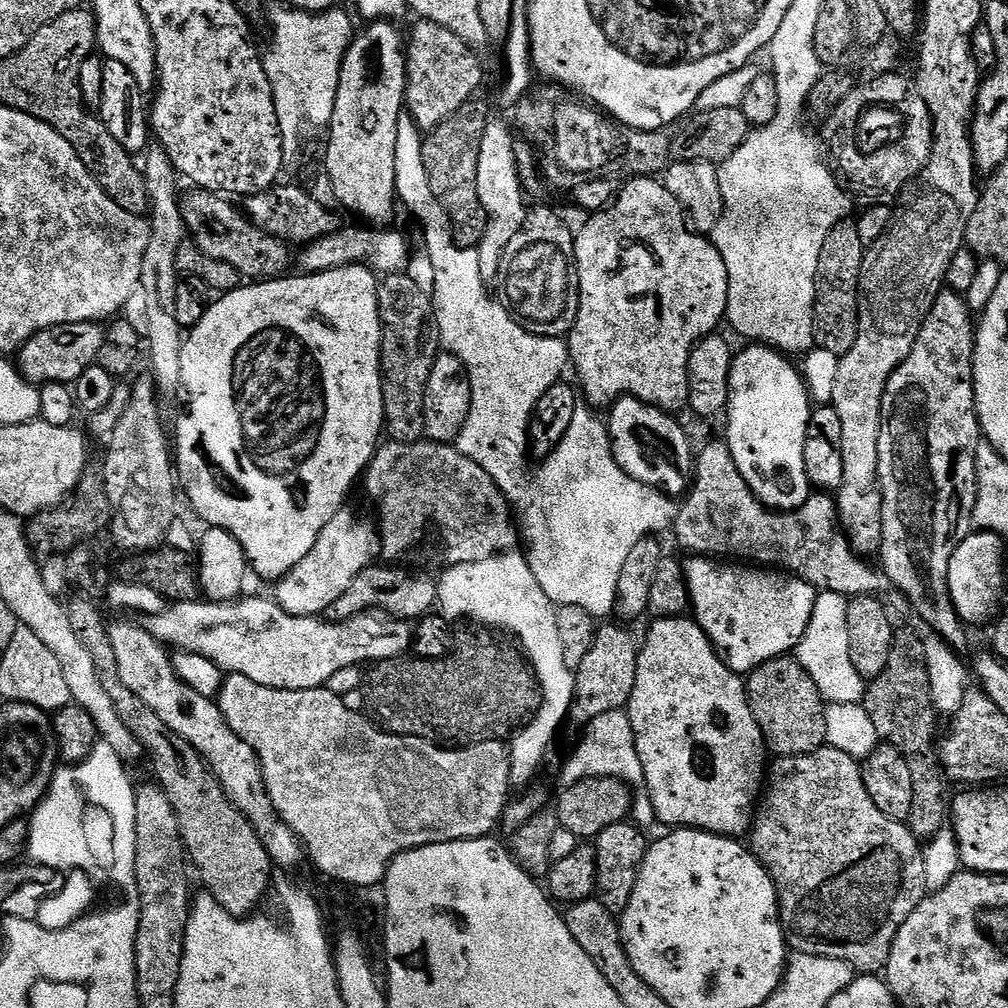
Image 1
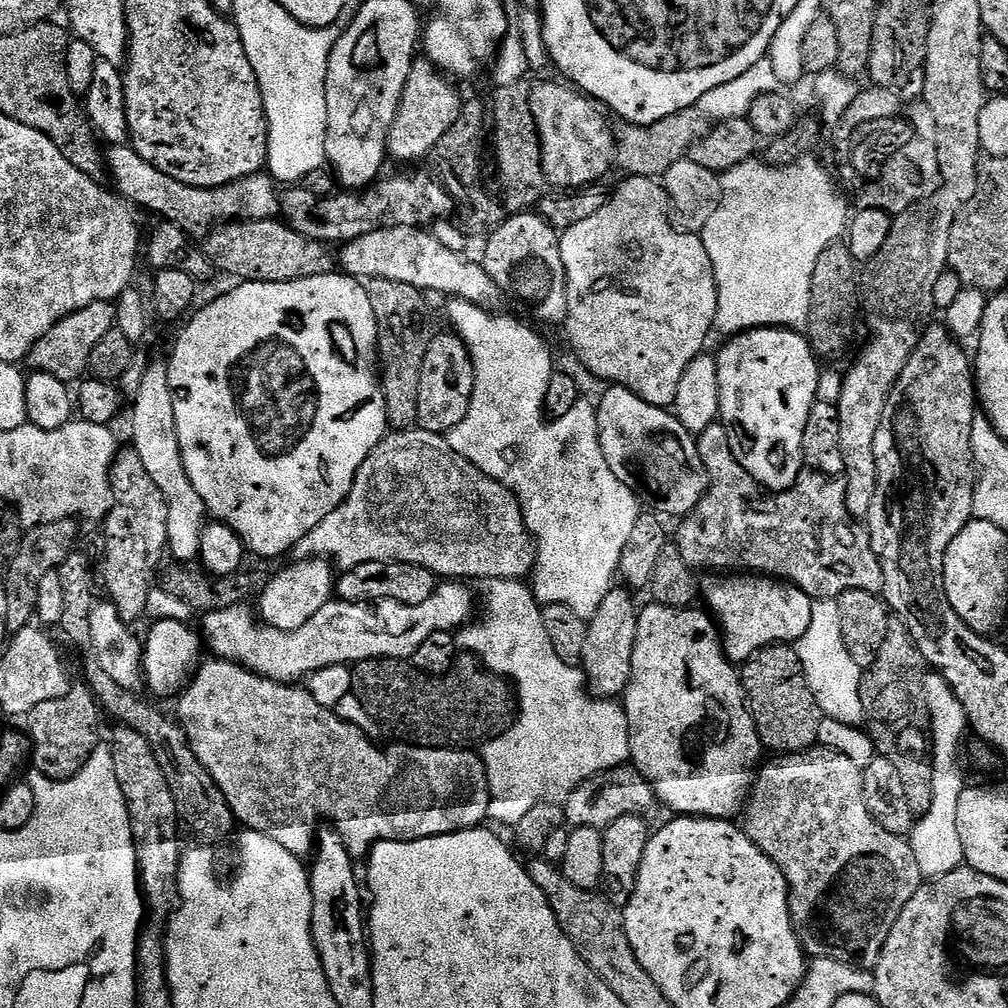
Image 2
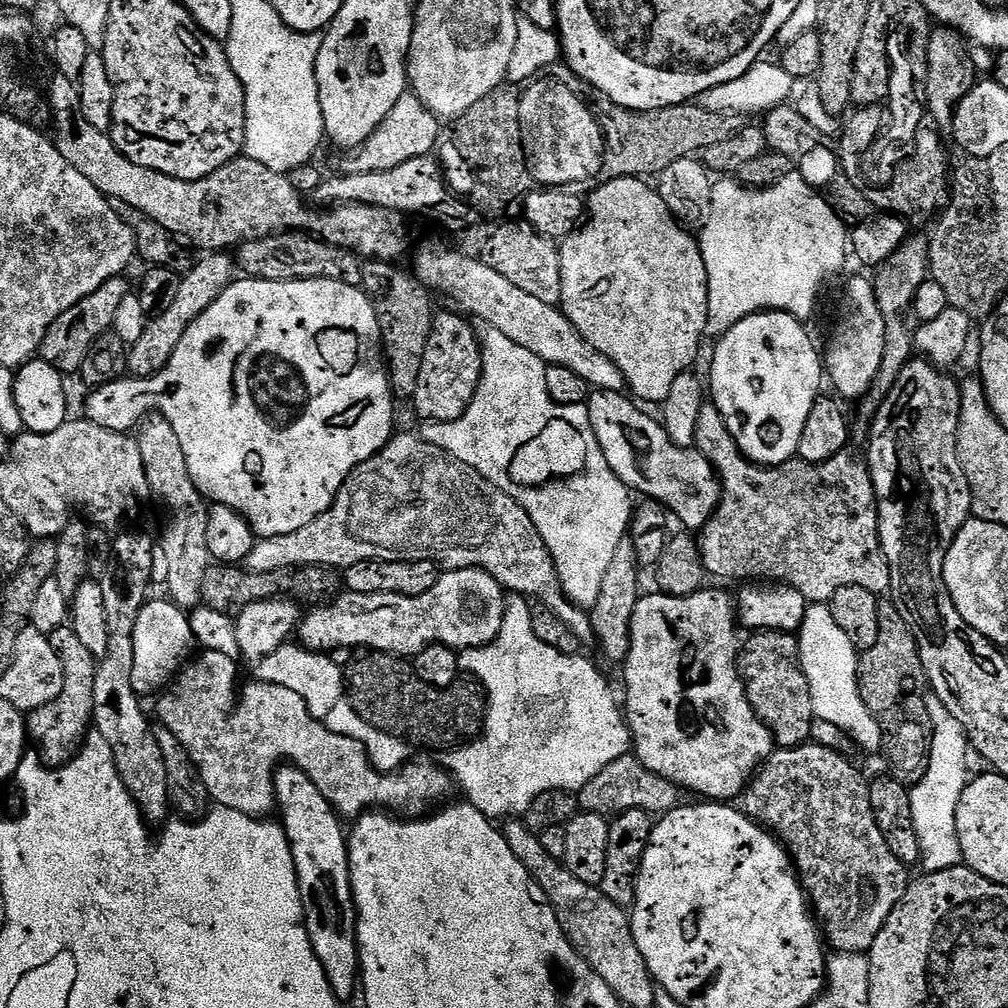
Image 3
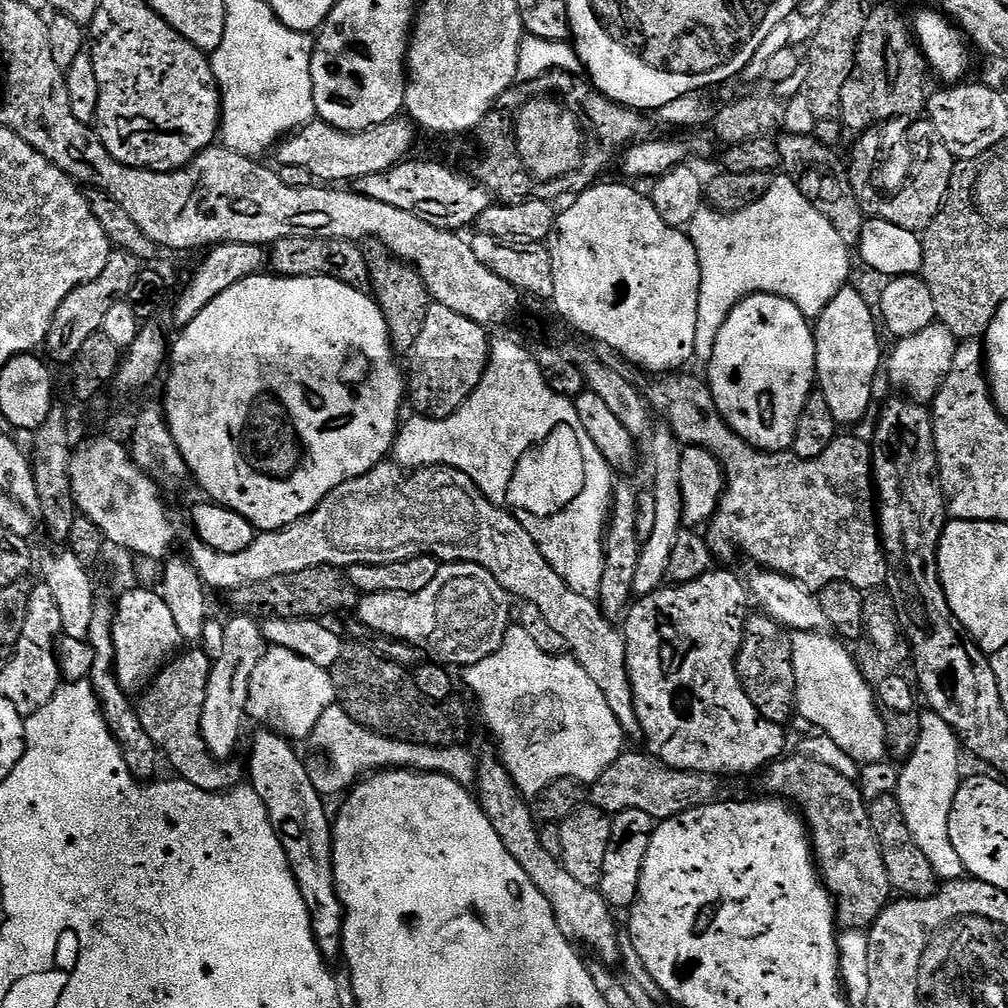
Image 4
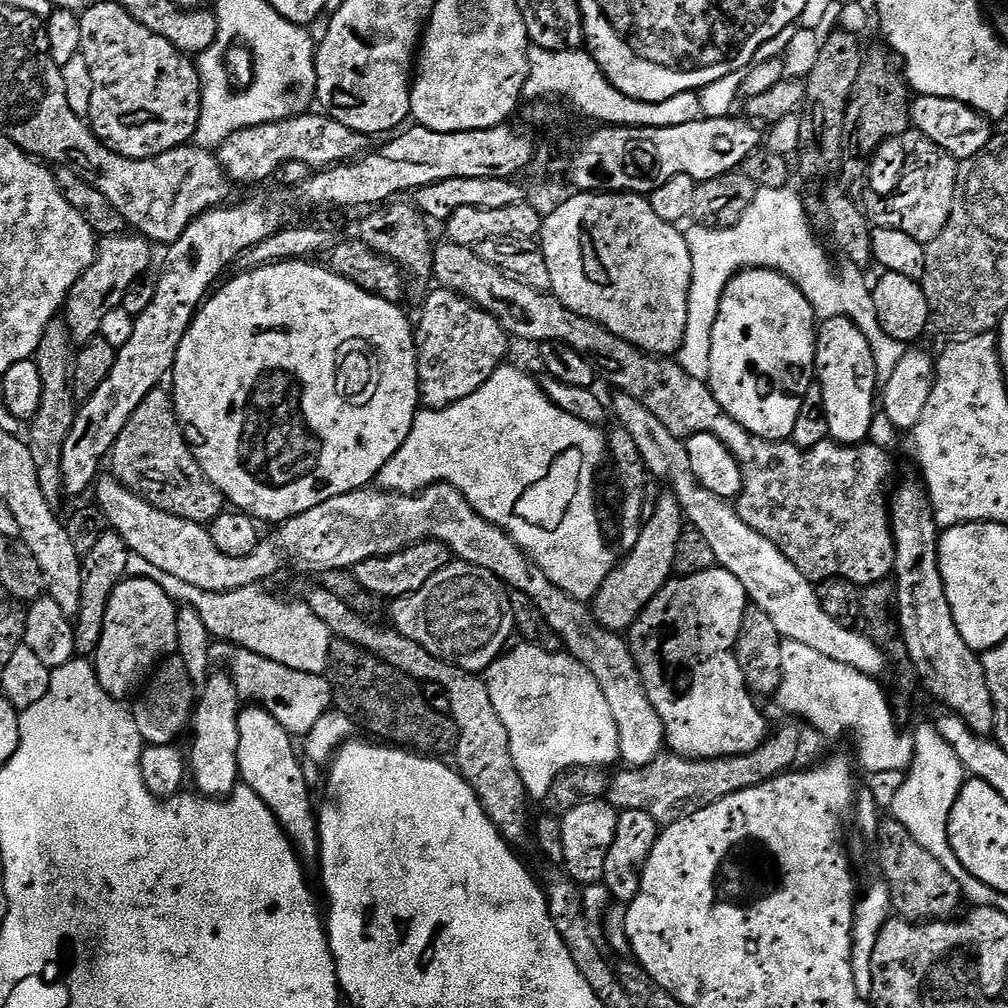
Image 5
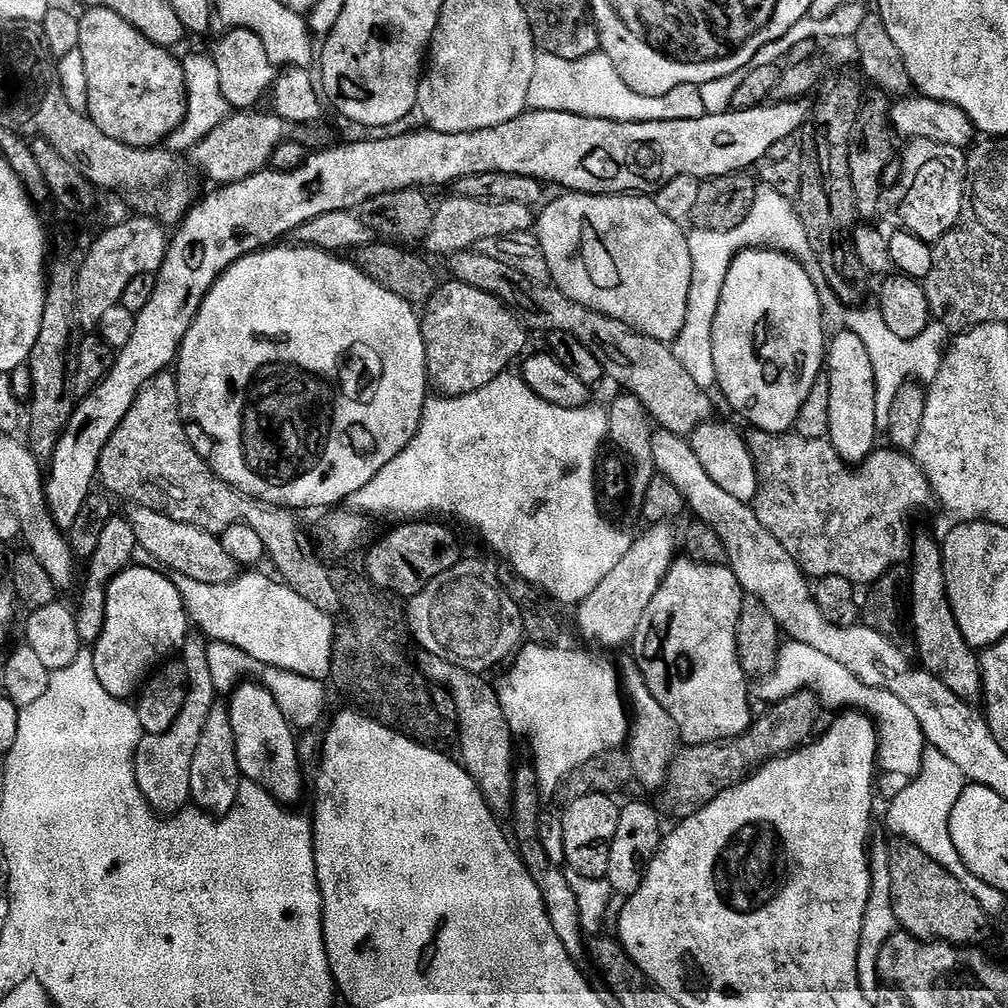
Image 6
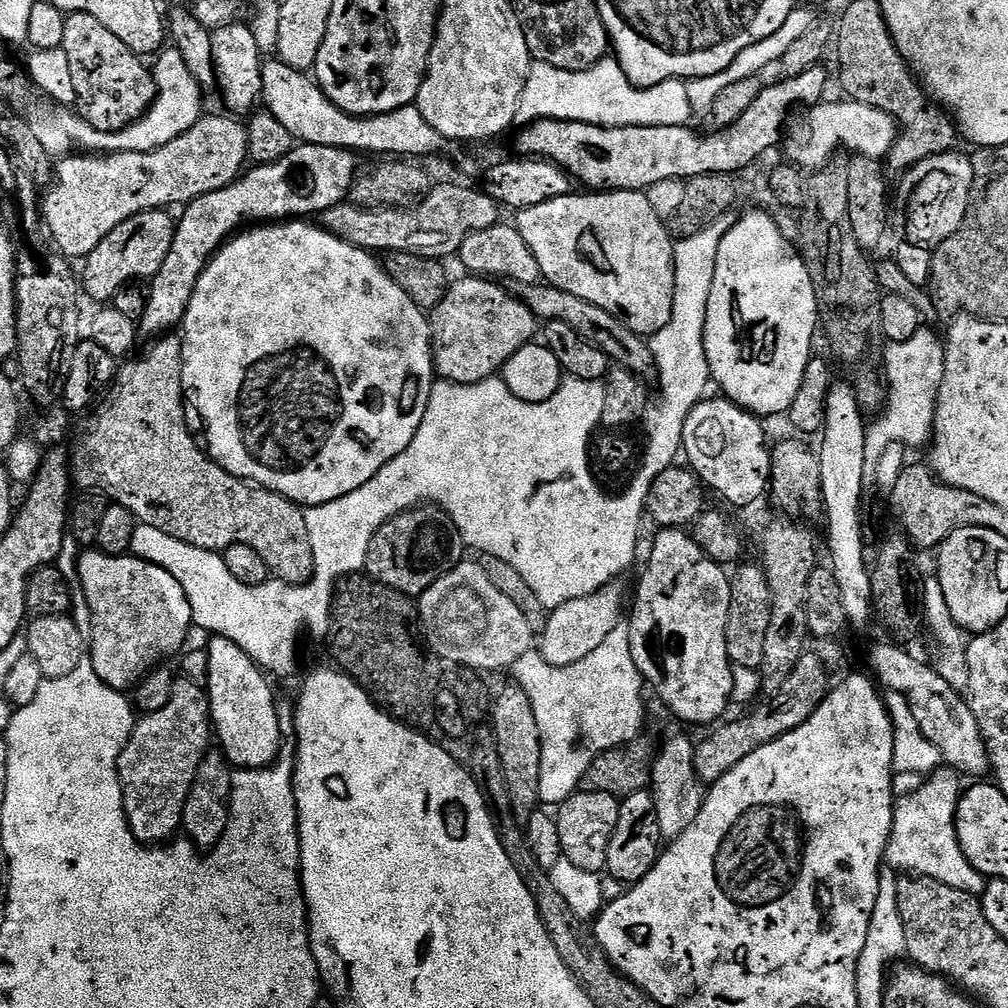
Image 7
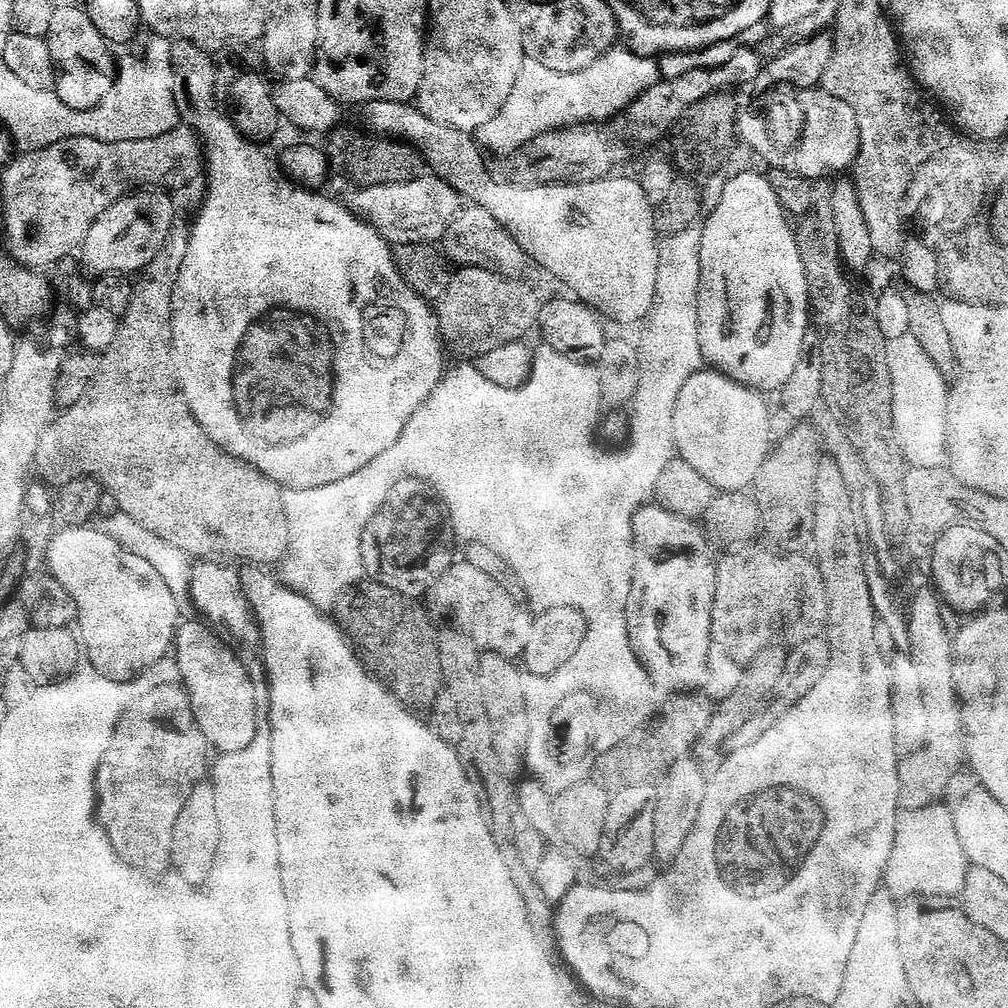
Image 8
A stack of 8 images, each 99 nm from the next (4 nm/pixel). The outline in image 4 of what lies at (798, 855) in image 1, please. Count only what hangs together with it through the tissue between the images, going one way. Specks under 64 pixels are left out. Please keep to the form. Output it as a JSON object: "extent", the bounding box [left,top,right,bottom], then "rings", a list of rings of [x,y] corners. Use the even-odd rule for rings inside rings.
{"extent":[762,754,894,930],"rings":[[[791,754],[785,755],[779,760],[773,760],[767,768],[763,769],[762,777],[764,776],[764,788],[769,797],[783,798],[785,801],[791,802],[798,809],[809,833],[810,843],[814,853],[814,859],[817,869],[820,873],[821,880],[824,881],[824,887],[828,889],[830,895],[832,895],[832,903],[836,905],[836,918],[839,927],[844,930],[867,930],[872,927],[874,921],[876,921],[882,914],[882,910],[888,907],[890,901],[894,896],[894,889],[890,882],[890,874],[886,874],[886,862],[882,862],[882,850],[880,849],[880,843],[878,838],[874,834],[874,826],[870,822],[870,814],[868,813],[869,801],[864,799],[864,796],[860,790],[859,783],[855,779],[852,780],[844,772],[839,772],[836,768],[831,768],[828,764],[823,764],[820,760],[815,760],[812,756],[791,756]]]}

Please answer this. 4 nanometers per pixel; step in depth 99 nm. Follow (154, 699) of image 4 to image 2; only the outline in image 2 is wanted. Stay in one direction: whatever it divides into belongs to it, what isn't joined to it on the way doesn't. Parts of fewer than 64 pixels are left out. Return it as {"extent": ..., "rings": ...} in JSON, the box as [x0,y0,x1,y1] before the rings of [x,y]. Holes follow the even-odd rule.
{"extent":[178,658,489,858],"rings":[[[208,658],[201,663],[191,684],[180,693],[178,703],[180,703],[181,716],[179,719],[182,721],[184,731],[188,733],[188,741],[192,744],[194,754],[198,758],[198,762],[202,762],[202,766],[206,766],[210,778],[214,778],[218,790],[222,790],[233,817],[239,823],[241,820],[247,831],[266,834],[266,838],[274,838],[274,842],[286,846],[286,850],[290,850],[290,854],[295,856],[308,858],[313,855],[314,833],[321,822],[327,822],[336,829],[346,846],[346,850],[352,857],[364,858],[380,840],[421,840],[431,836],[454,834],[462,830],[479,828],[489,819],[488,775],[484,769],[483,759],[477,753],[475,756],[475,751],[458,748],[420,748],[416,744],[401,744],[399,742],[389,743],[388,749],[379,748],[371,740],[373,737],[369,733],[363,732],[350,722],[346,722],[341,716],[337,716],[333,709],[319,705],[307,687],[289,686],[278,680],[268,680],[265,676],[259,676],[257,672],[251,672],[249,668],[243,668],[240,664],[232,664],[228,660],[219,658]]]}

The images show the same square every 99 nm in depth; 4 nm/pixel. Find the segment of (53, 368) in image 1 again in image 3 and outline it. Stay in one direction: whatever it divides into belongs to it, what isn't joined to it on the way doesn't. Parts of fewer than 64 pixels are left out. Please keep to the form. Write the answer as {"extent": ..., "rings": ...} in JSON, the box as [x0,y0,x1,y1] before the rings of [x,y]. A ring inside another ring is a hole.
{"extent":[38,276,130,374],"rings":[[[124,276],[110,278],[110,282],[106,282],[98,290],[94,290],[94,294],[90,294],[86,298],[82,298],[82,302],[70,306],[70,310],[66,310],[60,315],[50,326],[48,333],[44,335],[44,341],[40,344],[38,353],[39,359],[49,363],[54,370],[63,374],[79,373],[82,362],[86,362],[86,354],[90,354],[90,346],[94,346],[94,342],[99,336],[104,336],[112,331],[114,314],[118,310],[118,305],[121,304],[122,298],[126,298],[130,294],[126,281]]]}

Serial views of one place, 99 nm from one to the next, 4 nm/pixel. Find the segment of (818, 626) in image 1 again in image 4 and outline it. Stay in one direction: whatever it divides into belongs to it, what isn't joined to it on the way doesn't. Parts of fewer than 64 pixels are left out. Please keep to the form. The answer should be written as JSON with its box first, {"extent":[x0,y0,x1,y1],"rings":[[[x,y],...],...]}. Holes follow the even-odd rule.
{"extent":[792,631,890,765],"rings":[[[819,631],[796,632],[792,636],[796,712],[808,718],[816,730],[824,731],[850,759],[857,760],[857,765],[883,761],[890,752],[888,735],[872,688],[860,673],[857,657],[851,656],[835,635],[824,635]]]}

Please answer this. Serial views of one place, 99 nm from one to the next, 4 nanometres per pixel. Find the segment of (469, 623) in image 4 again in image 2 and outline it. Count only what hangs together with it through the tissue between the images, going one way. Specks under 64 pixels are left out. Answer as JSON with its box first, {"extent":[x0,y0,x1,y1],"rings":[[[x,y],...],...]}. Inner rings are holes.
{"extent":[202,582,472,682],"rings":[[[444,582],[437,587],[435,594],[426,598],[426,602],[418,602],[418,606],[400,604],[396,600],[378,600],[371,606],[368,604],[351,604],[339,598],[329,600],[306,626],[298,626],[298,630],[278,630],[258,619],[257,613],[248,609],[247,603],[235,604],[229,608],[203,613],[204,628],[202,640],[213,657],[228,660],[232,664],[240,664],[265,676],[268,680],[281,682],[300,682],[312,673],[335,664],[355,666],[363,660],[382,659],[407,661],[415,654],[422,642],[425,642],[436,631],[452,632],[467,625],[472,616],[472,592],[467,583]]]}

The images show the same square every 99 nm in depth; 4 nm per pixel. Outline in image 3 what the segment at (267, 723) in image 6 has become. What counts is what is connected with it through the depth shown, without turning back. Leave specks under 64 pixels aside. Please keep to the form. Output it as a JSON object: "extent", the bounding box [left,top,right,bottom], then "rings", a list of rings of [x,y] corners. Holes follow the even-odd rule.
{"extent":[276,766,360,1002],"rings":[[[284,766],[276,774],[276,808],[280,812],[279,819],[288,845],[294,858],[294,870],[298,878],[298,890],[302,898],[304,925],[308,931],[310,942],[314,946],[314,954],[318,962],[322,962],[322,970],[330,982],[330,990],[334,990],[337,1000],[347,1002],[352,995],[357,995],[360,984],[360,951],[356,945],[356,901],[352,899],[352,879],[348,869],[348,837],[343,828],[341,817],[332,804],[302,774],[302,770]]]}

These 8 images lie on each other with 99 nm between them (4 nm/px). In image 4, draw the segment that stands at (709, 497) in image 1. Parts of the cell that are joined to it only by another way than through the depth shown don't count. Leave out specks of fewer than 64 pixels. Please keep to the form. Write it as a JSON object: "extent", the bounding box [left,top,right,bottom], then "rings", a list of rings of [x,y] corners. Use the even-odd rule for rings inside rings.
{"extent":[646,374,890,590],"rings":[[[660,374],[655,377],[656,380],[649,388],[646,388],[646,396],[649,401],[664,400],[664,412],[668,415],[667,424],[671,431],[680,437],[685,445],[694,448],[704,448],[707,452],[716,455],[716,459],[720,461],[721,468],[724,469],[726,477],[726,487],[724,495],[720,498],[719,509],[711,521],[710,528],[713,528],[718,535],[724,540],[733,540],[750,559],[756,563],[761,569],[769,572],[781,572],[782,575],[788,576],[791,580],[797,580],[800,584],[805,584],[810,590],[819,590],[825,588],[827,584],[834,582],[846,582],[850,586],[861,590],[880,590],[889,583],[890,569],[888,567],[888,554],[884,550],[884,542],[882,539],[882,529],[878,523],[878,496],[874,491],[874,465],[872,463],[872,444],[869,441],[859,440],[856,436],[837,435],[836,440],[826,448],[822,454],[818,454],[818,458],[798,458],[791,450],[783,452],[764,452],[760,448],[756,448],[750,442],[746,442],[739,436],[728,423],[722,418],[722,414],[718,410],[718,406],[714,402],[714,394],[711,388],[703,379],[700,380],[696,376],[680,376],[684,374]]]}

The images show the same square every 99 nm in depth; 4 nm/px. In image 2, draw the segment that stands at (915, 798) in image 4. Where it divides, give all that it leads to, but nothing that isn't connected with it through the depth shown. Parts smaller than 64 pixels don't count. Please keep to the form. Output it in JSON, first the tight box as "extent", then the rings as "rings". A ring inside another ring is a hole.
{"extent":[910,670,970,881],"rings":[[[932,670],[924,677],[926,686],[926,702],[930,710],[932,719],[932,765],[934,774],[931,776],[934,786],[934,798],[930,802],[930,810],[926,810],[924,816],[917,819],[911,833],[910,843],[914,850],[914,858],[918,861],[918,870],[925,881],[936,880],[942,874],[950,874],[950,870],[958,870],[964,864],[964,851],[962,850],[962,838],[958,838],[958,798],[962,798],[966,781],[964,781],[964,772],[960,769],[960,739],[964,736],[964,731],[969,731],[970,725],[968,715],[958,702],[954,690],[942,678],[939,672]]]}

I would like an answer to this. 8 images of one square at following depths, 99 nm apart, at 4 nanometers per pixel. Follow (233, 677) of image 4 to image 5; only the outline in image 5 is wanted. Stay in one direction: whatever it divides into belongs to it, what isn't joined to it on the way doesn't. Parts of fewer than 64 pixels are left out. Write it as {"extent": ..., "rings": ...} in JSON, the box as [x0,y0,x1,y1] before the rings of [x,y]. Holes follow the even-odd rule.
{"extent":[190,671,242,798],"rings":[[[213,671],[202,685],[196,703],[196,711],[190,725],[192,752],[190,748],[190,776],[196,779],[197,793],[213,798],[228,798],[237,791],[240,780],[238,766],[238,718],[242,711],[242,699],[226,671]]]}

